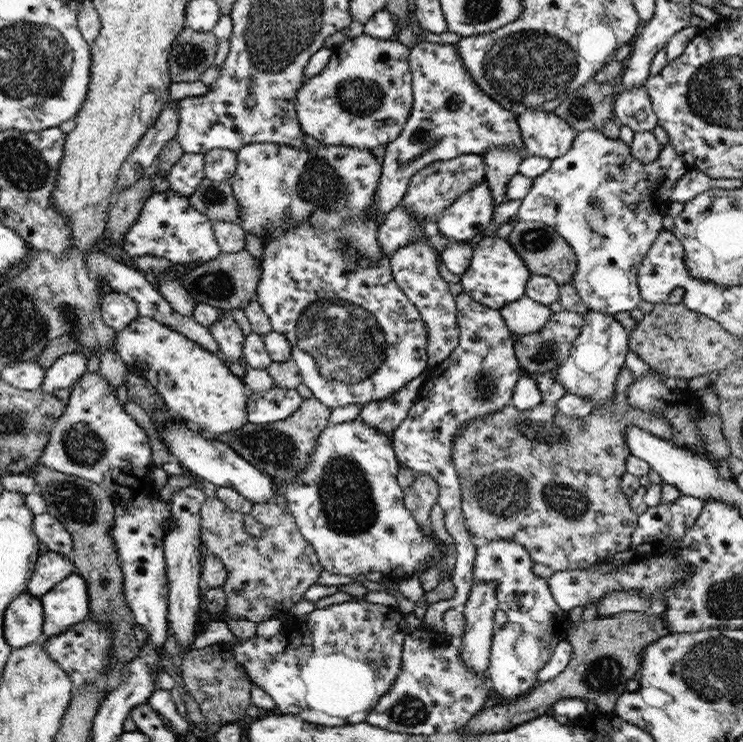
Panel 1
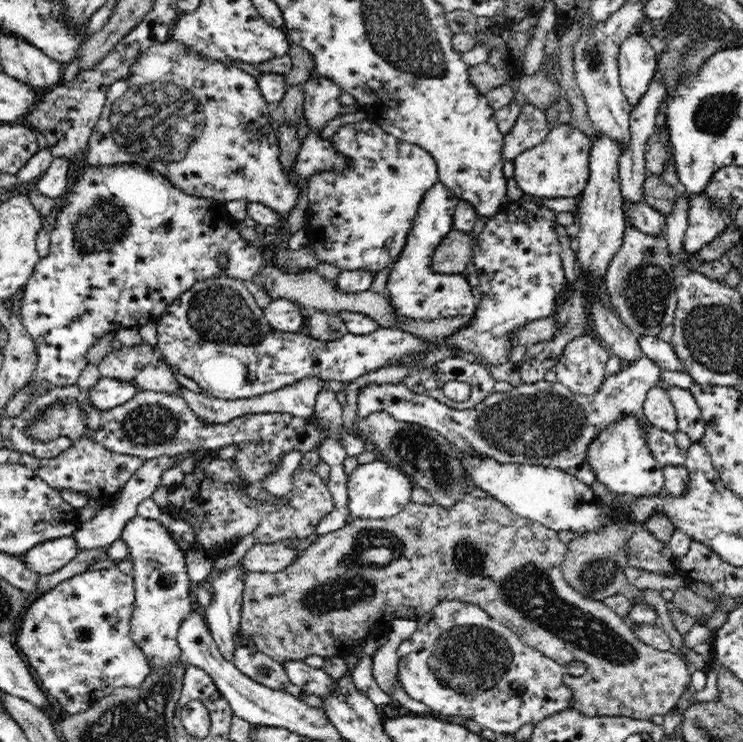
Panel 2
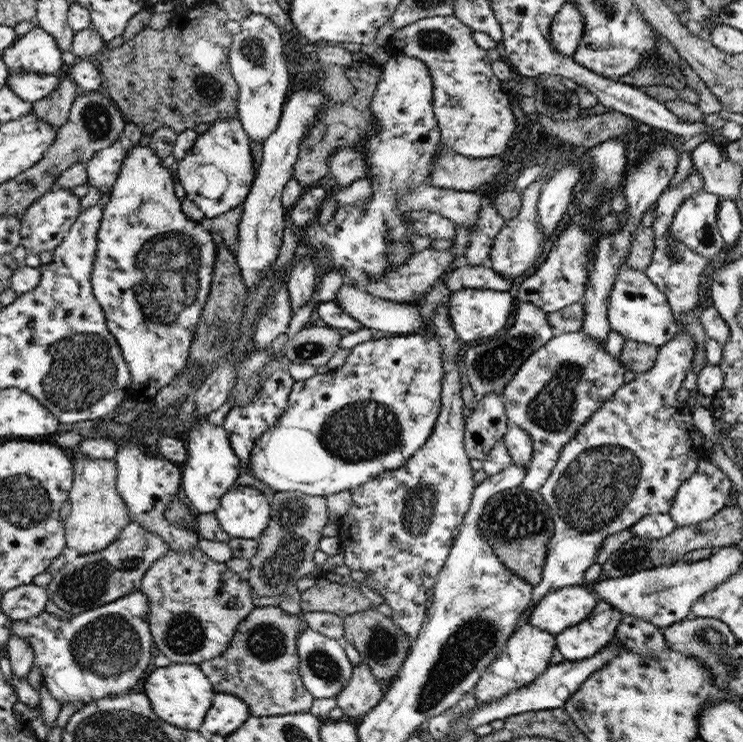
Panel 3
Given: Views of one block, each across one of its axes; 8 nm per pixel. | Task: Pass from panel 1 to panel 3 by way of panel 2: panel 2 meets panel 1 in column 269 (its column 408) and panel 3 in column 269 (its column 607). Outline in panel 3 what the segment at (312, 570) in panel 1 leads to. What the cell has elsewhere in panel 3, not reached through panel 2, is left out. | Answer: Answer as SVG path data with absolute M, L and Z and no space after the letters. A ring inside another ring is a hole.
M276 606L255 608L252 614L241 622L240 628L229 643L229 649L220 656L199 665L216 688L216 693L238 695L238 698L248 703L250 714L255 717L309 712L315 698L300 678L300 654L298 654L299 637L307 628L307 622L301 618L303 613L301 611L297 614L287 614Z

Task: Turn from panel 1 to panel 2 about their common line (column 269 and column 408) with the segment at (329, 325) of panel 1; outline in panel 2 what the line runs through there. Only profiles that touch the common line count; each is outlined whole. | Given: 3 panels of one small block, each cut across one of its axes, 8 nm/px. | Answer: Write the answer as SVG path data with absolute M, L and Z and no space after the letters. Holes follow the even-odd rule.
M442 182L434 184L426 192L413 220L403 252L390 272L386 296L390 297L396 313L409 321L472 315L477 301L472 294L472 286L462 274L436 274L431 272L432 254L447 232L453 229L453 214L459 199Z

